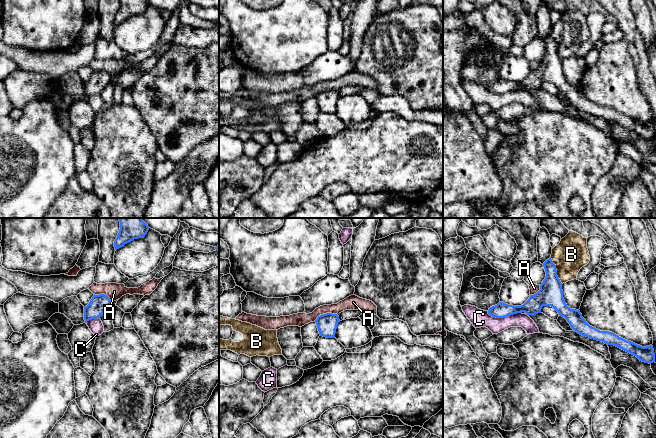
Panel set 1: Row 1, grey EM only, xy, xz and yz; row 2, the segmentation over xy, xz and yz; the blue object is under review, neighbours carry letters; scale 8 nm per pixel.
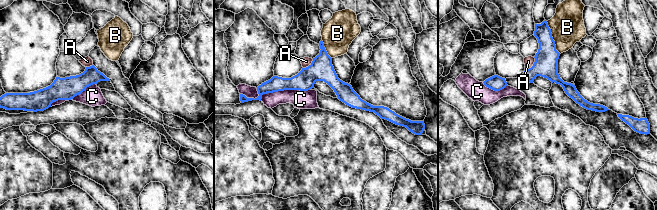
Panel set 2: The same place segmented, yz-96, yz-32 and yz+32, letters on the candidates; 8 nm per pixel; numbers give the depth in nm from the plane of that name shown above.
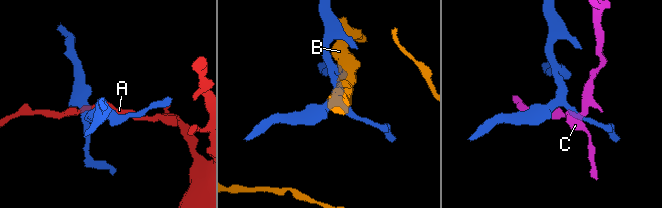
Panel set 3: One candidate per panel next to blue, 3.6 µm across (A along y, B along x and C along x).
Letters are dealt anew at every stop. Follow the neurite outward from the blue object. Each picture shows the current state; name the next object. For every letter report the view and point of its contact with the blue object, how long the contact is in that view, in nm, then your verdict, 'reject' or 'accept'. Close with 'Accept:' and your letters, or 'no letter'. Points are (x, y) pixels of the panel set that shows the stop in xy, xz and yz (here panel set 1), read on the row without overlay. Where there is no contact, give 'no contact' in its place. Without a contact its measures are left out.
A: meets blue in xz at (326, 89); contact 200 nm long; reject
B: meets blue in yz at (556, 46); contact 240 nm long; reject
C: meets blue in yz at (503, 93); contact 280 nm long; reject
Accept: no letter

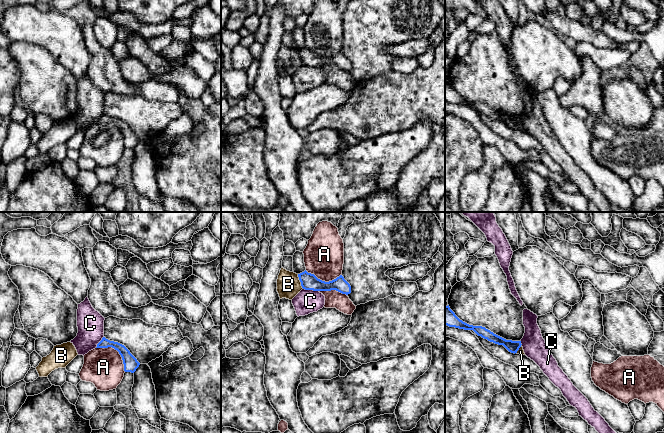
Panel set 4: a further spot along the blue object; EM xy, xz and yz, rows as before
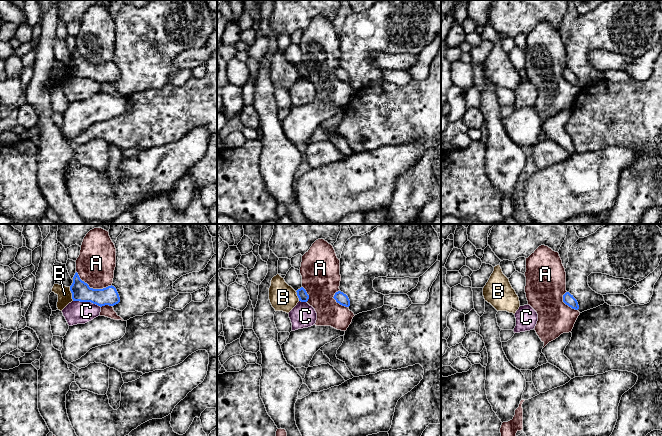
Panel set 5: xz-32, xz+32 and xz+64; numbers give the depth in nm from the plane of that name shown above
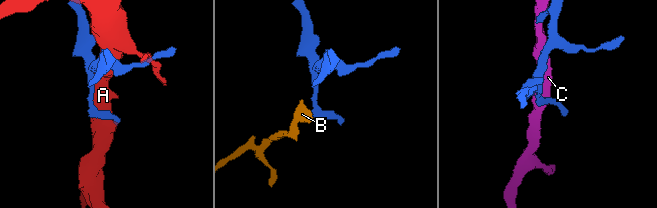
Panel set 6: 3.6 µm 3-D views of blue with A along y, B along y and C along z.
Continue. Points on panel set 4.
A: meets blue in xy at (117, 126); contact 300 nm long; reject
B: meets blue in xz at (300, 57); contact 130 nm long; reject
C: meets blue in xz at (311, 65); contact 130 nm long; reject
Accept: no letter

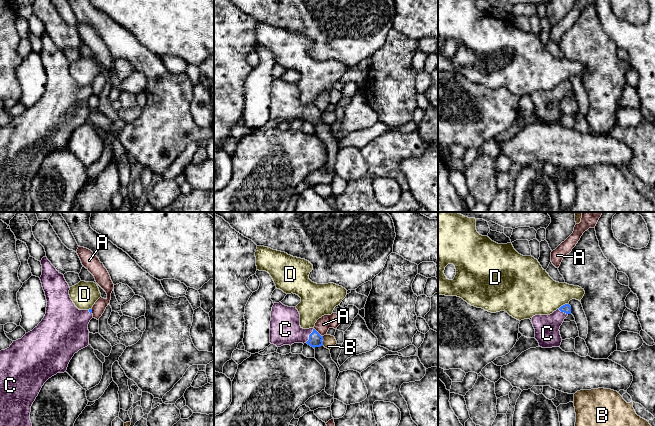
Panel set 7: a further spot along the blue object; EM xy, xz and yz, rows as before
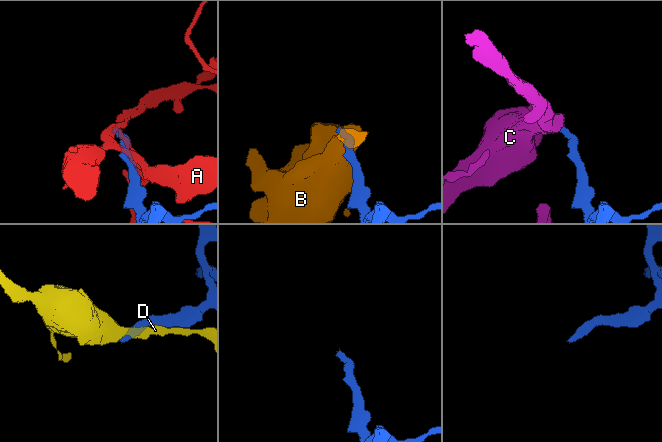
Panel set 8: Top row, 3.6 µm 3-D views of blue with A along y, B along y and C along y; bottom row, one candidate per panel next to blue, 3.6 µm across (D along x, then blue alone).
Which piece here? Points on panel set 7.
A: meets blue in xz at (317, 108); contact 100 nm long; reject
B: meets blue in xz at (322, 117); contact 80 nm long; reject
C: meets blue in xz at (309, 111); contact 140 nm long; accept
D: meets blue in yz at (563, 81); contact 90 nm long; reject
Accept: C

